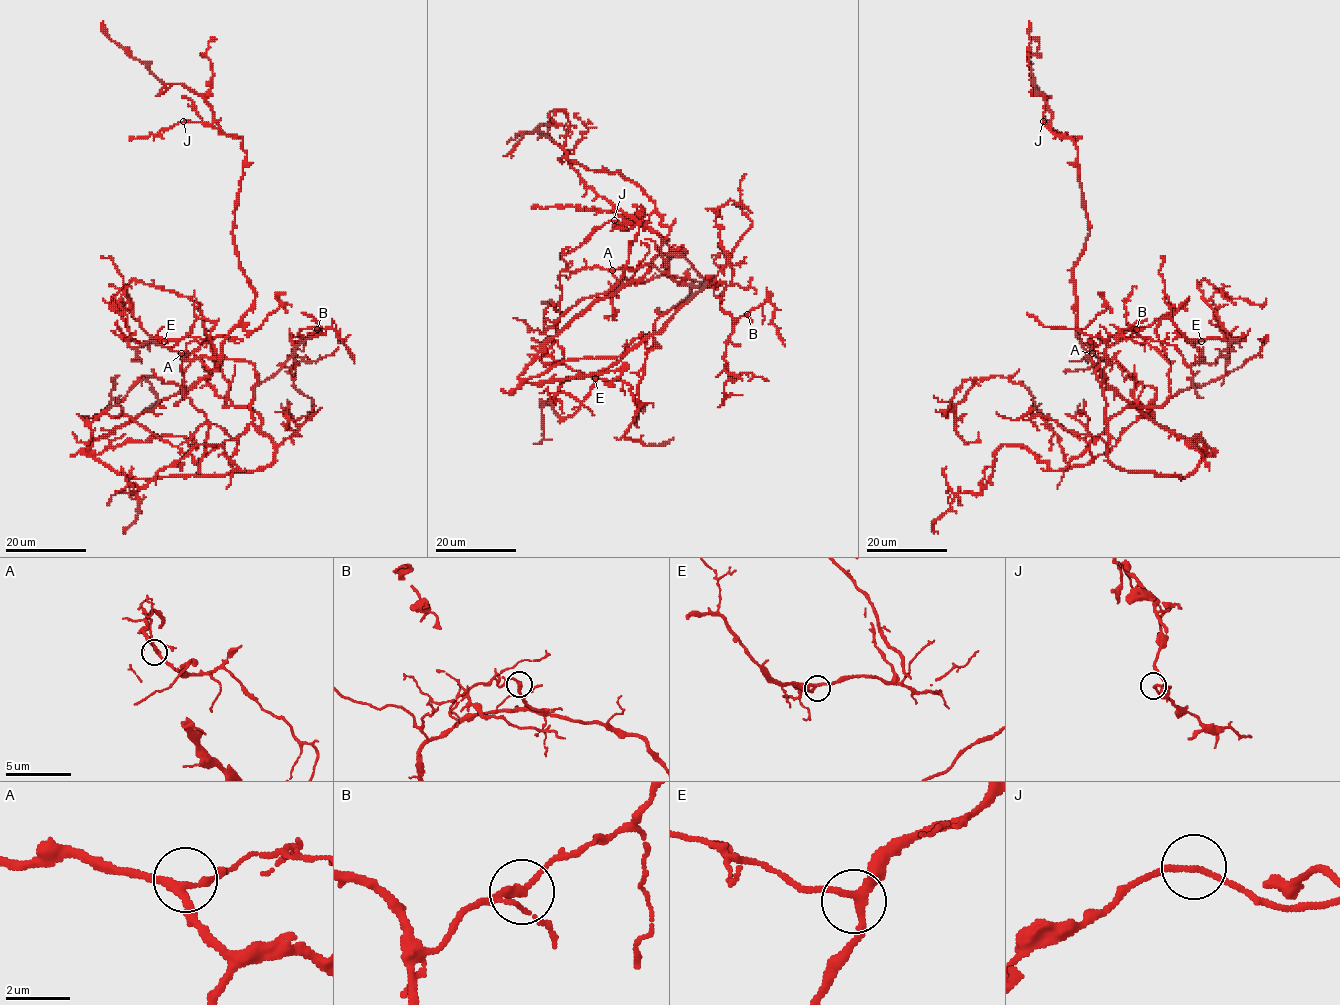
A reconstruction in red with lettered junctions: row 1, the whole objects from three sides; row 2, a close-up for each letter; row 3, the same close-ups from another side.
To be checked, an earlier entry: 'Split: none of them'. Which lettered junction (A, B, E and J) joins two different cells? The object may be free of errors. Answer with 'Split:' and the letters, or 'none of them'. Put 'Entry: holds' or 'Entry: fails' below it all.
Split: none of them
Entry: holds

